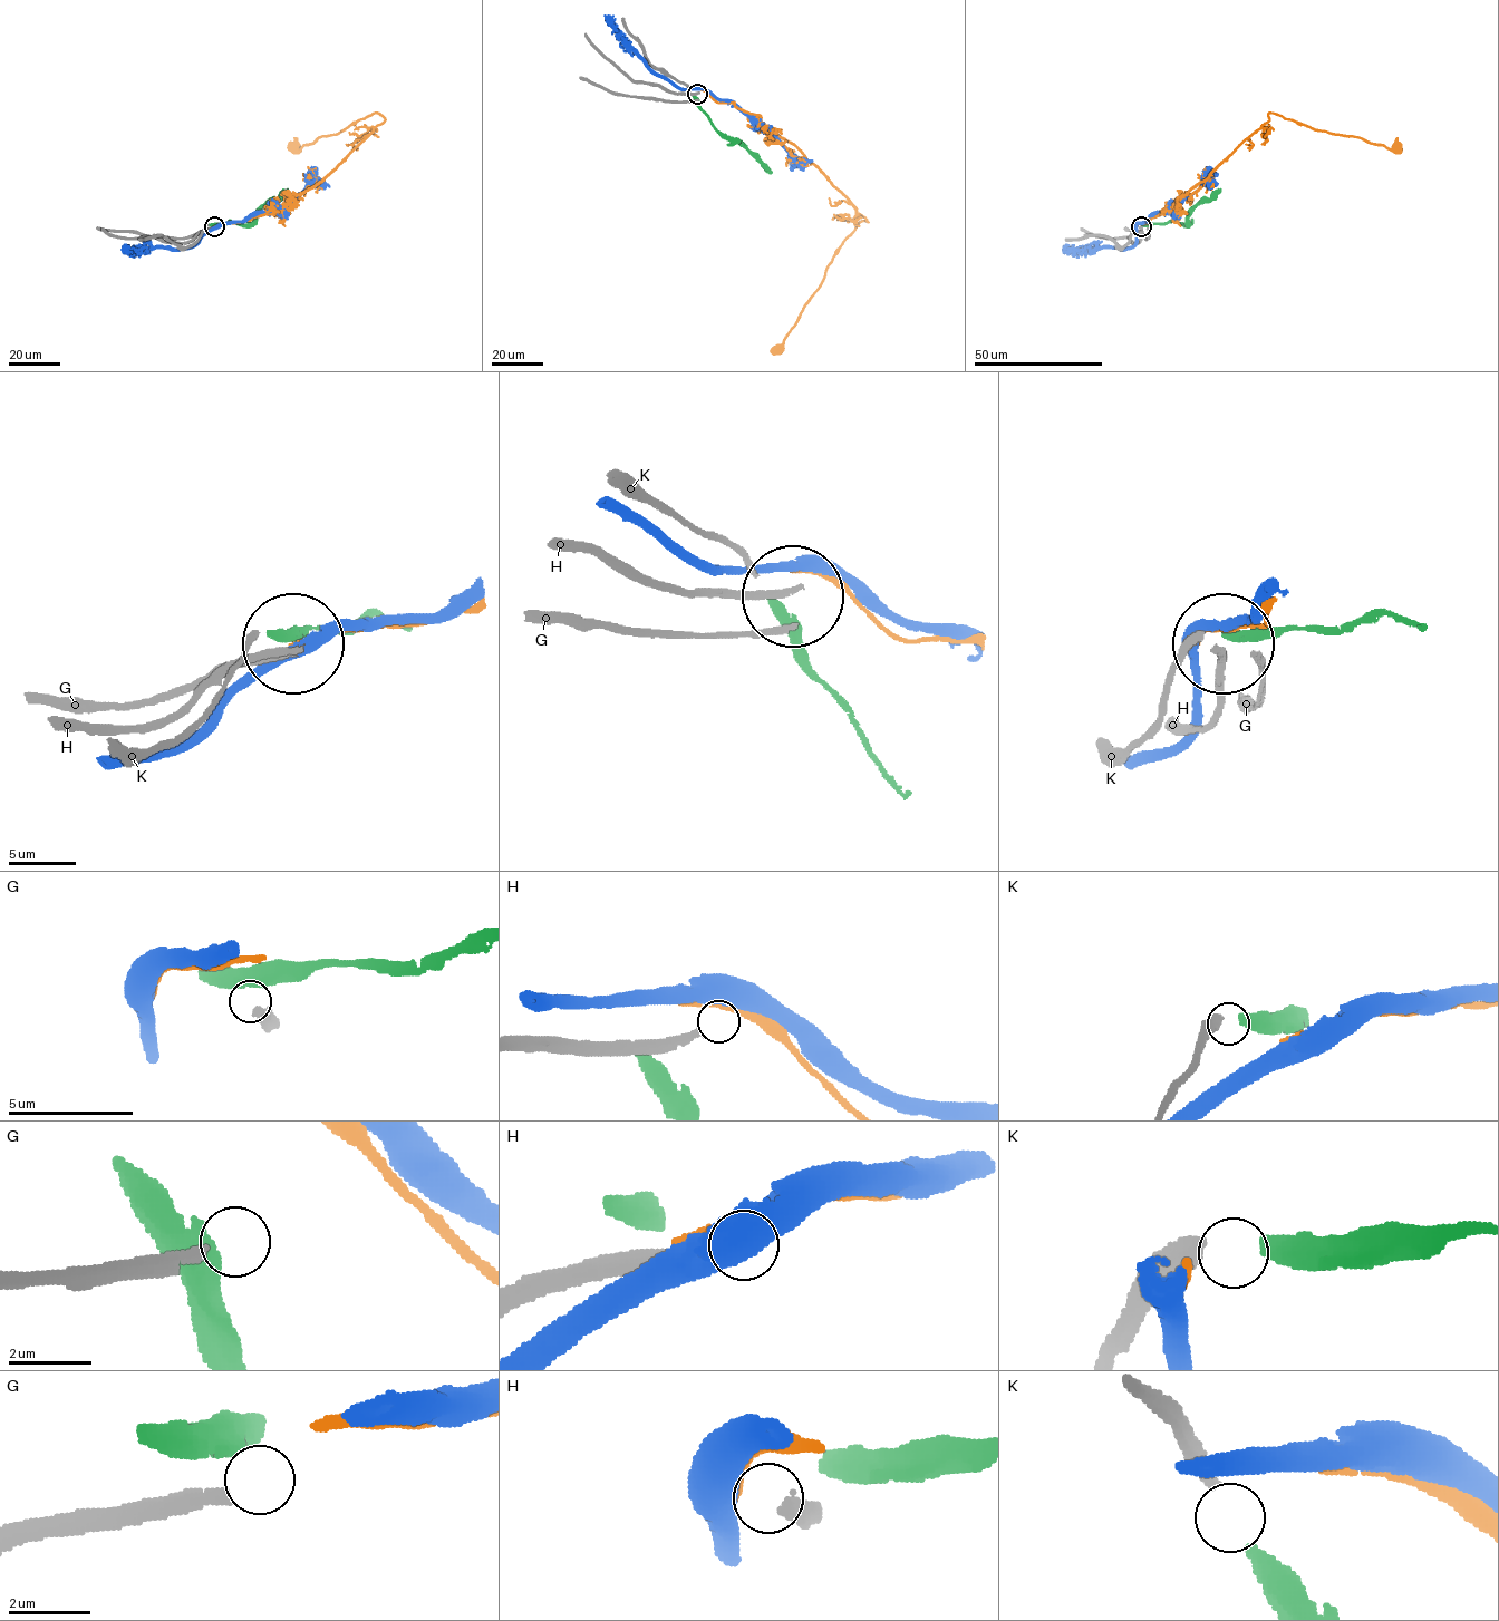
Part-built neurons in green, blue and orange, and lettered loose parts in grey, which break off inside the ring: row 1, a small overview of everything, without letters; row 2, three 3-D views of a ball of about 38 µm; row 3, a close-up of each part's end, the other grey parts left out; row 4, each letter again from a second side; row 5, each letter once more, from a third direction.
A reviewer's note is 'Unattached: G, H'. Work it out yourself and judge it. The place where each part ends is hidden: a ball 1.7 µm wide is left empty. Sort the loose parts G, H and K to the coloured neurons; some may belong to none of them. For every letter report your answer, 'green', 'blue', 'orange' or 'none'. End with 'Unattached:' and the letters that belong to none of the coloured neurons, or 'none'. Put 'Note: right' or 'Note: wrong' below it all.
G: none
H: none
K: green
Unattached: G, H
Note: right

